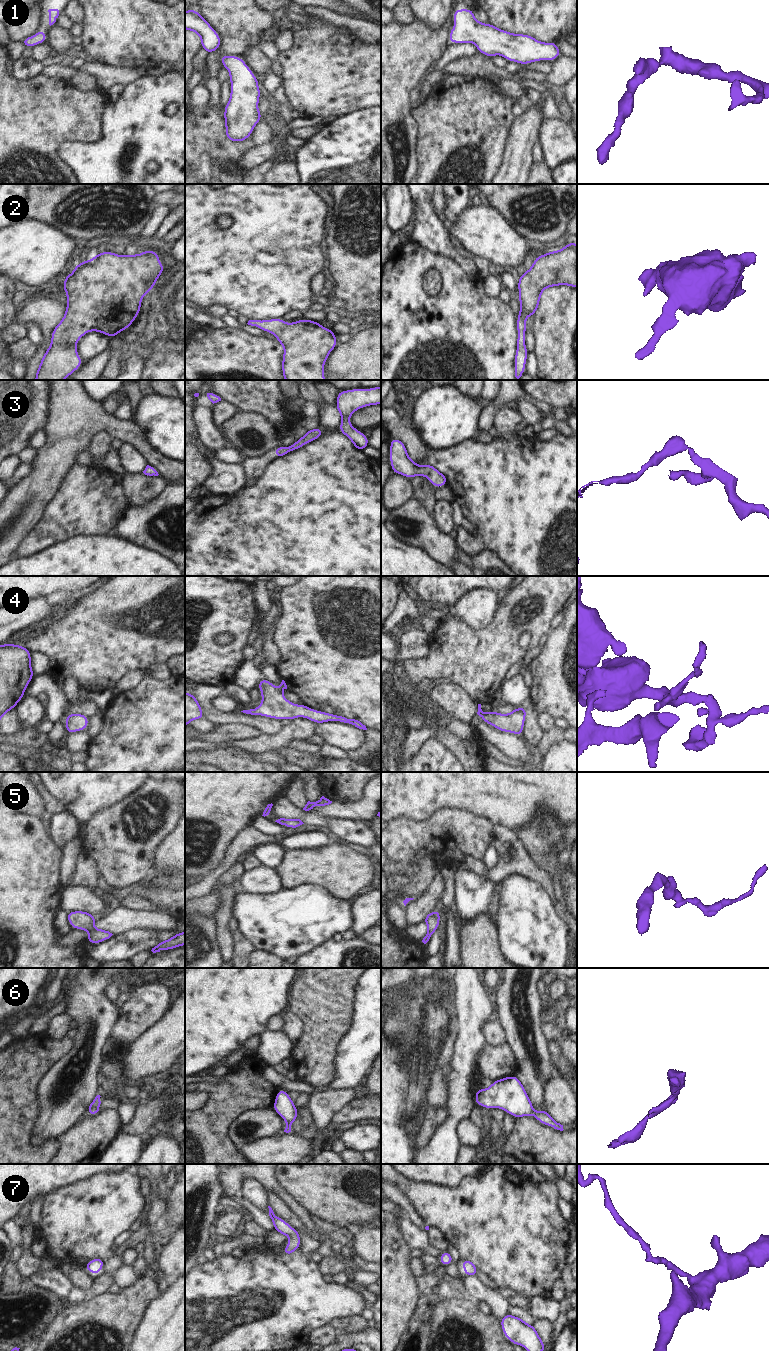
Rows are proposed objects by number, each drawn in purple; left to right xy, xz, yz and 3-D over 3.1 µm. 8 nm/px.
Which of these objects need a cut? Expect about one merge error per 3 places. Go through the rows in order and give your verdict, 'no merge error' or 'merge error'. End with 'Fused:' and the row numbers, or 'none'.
1: no merge error
2: no merge error
3: no merge error
4: no merge error
5: no merge error
6: no merge error
7: no merge error
Fused: none

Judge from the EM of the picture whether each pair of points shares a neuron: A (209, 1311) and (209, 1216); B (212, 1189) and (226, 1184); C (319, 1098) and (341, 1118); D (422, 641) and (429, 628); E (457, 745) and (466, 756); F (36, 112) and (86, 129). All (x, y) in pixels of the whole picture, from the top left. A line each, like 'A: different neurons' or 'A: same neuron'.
A: different neurons
B: different neurons
C: different neurons
D: different neurons
E: same neuron
F: same neuron

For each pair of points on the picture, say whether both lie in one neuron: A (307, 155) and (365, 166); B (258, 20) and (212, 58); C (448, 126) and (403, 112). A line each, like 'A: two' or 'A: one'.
A: one
B: one
C: two

